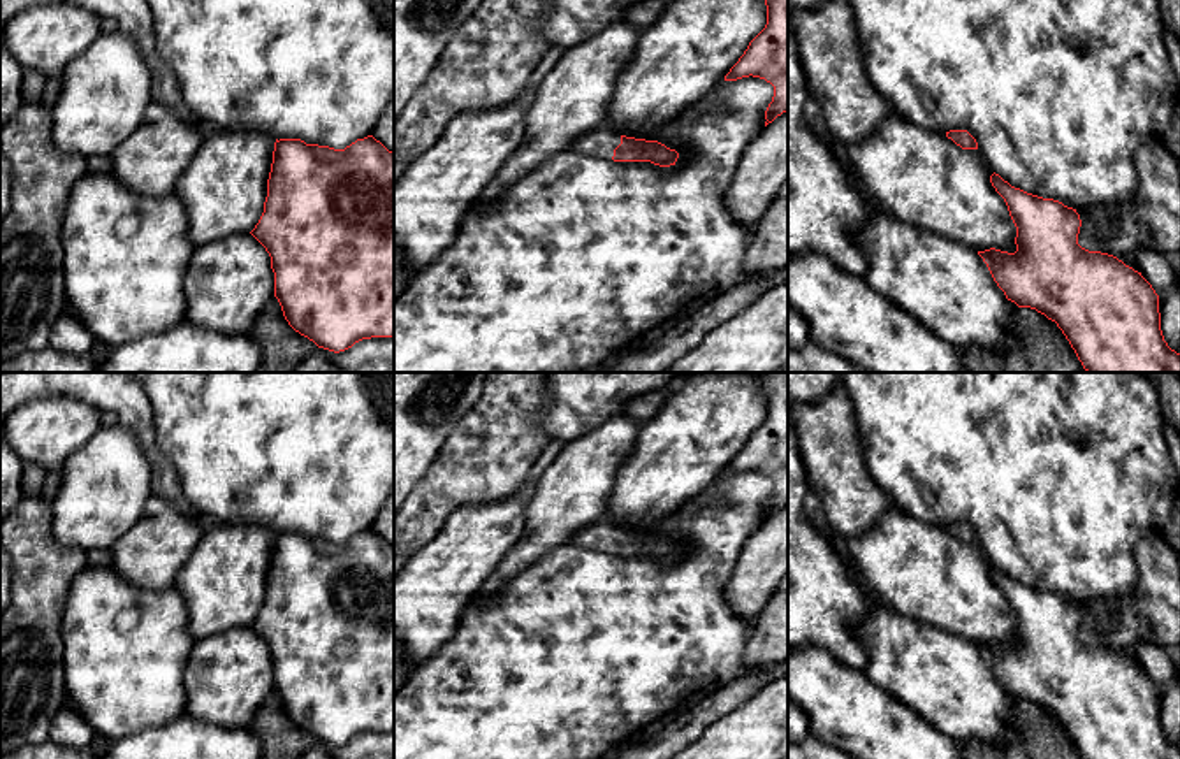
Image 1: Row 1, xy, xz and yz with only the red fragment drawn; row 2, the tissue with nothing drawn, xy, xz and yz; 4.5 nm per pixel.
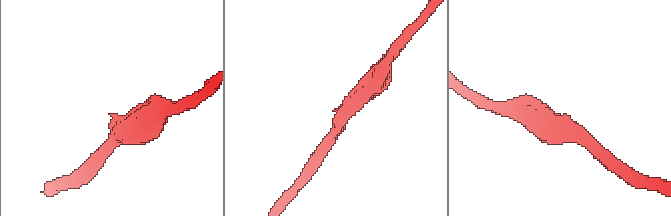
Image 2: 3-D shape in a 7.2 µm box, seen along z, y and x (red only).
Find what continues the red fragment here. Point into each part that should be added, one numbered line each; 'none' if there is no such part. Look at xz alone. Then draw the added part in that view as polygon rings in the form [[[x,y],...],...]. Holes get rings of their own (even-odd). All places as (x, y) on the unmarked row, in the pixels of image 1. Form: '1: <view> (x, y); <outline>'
1: xz (602, 534); [[[605,518],[596,520],[593,525],[582,529],[572,538],[572,545],[612,553],[614,543],[621,538],[621,529],[607,522]]]

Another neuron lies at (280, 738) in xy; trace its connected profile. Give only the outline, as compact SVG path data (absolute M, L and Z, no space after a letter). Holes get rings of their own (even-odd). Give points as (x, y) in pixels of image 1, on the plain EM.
M276 690L260 705L250 727L260 738L260 759L299 759L318 741L288 719Z

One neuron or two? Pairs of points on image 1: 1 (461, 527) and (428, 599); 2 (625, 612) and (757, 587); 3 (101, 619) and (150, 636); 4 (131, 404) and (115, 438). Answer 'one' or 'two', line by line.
1: one
2: two
3: one
4: two

